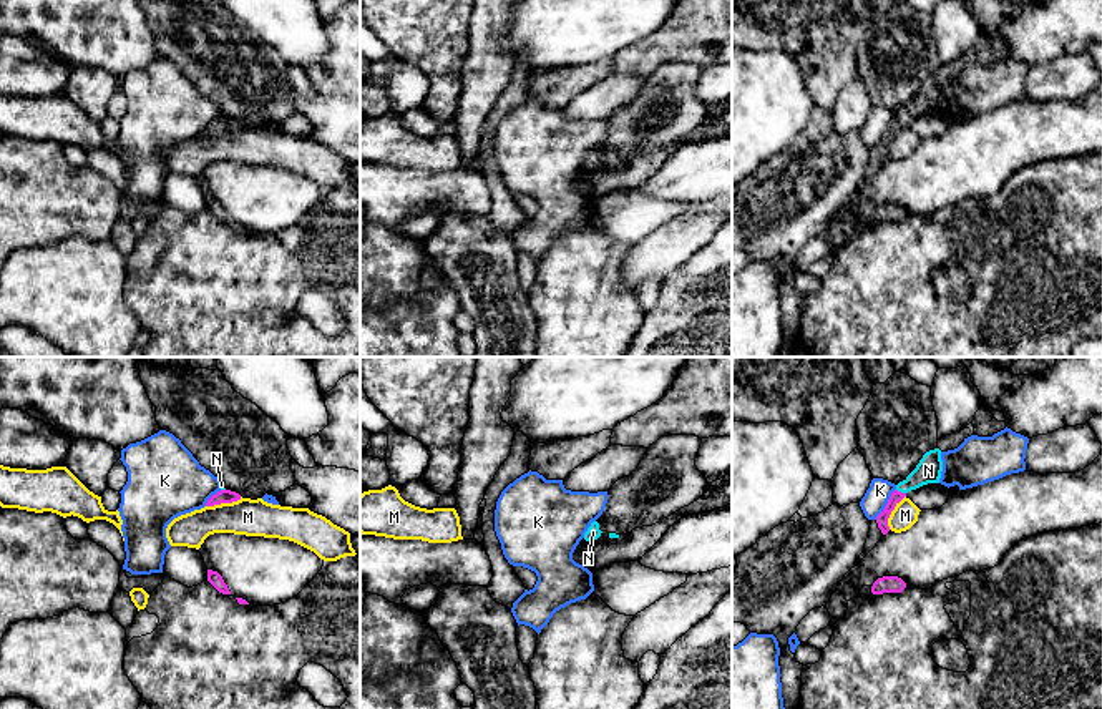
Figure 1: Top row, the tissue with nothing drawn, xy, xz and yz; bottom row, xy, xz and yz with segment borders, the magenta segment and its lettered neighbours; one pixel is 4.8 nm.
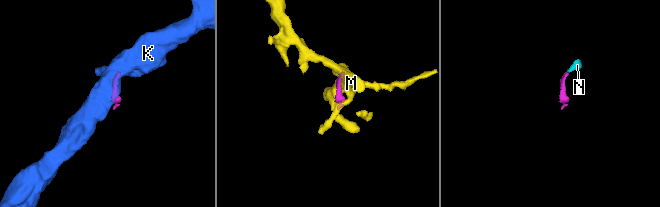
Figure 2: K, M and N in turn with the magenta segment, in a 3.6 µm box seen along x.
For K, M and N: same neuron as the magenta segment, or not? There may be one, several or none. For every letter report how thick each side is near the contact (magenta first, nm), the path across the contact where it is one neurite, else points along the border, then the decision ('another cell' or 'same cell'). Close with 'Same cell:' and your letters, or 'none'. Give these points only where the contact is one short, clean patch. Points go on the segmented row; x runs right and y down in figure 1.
K: calibres 60 and 120 nm; border yz (895, 488), (885, 508), (875, 518); another cell
M: calibres 60 and 180 nm; border xy (241, 497), (206, 507); another cell
N: calibres 60 and 120 nm; way yz (897, 497), (900, 492), (928, 470); same cell
Same cell: N

